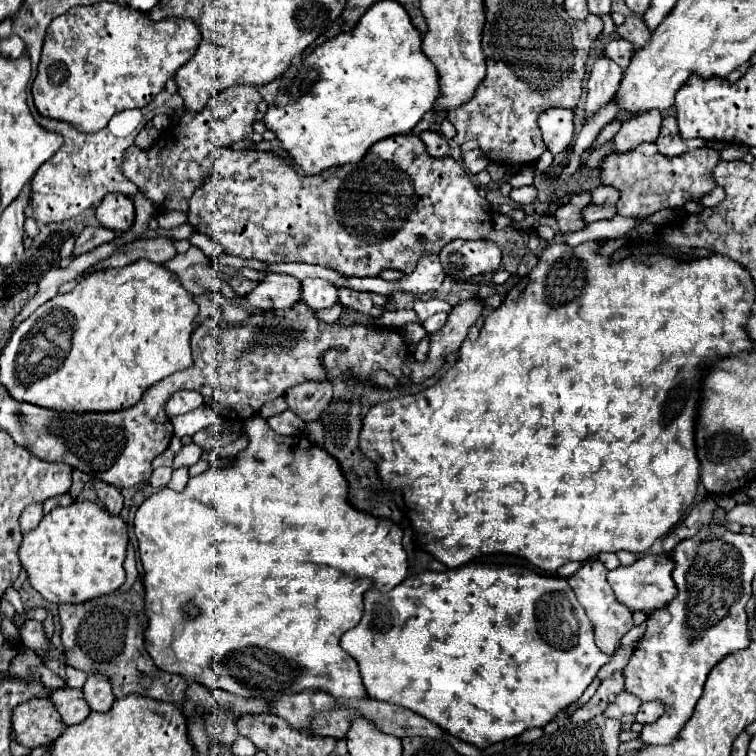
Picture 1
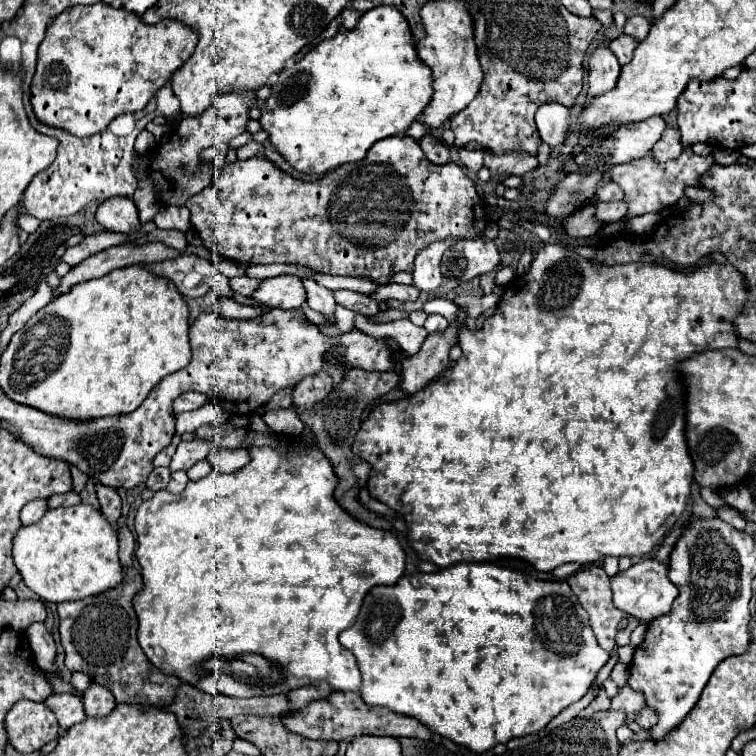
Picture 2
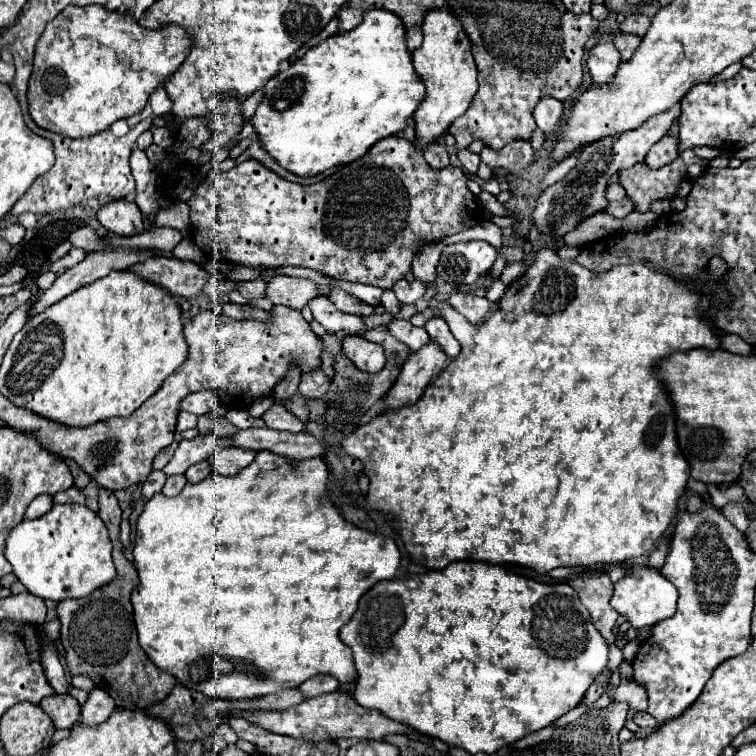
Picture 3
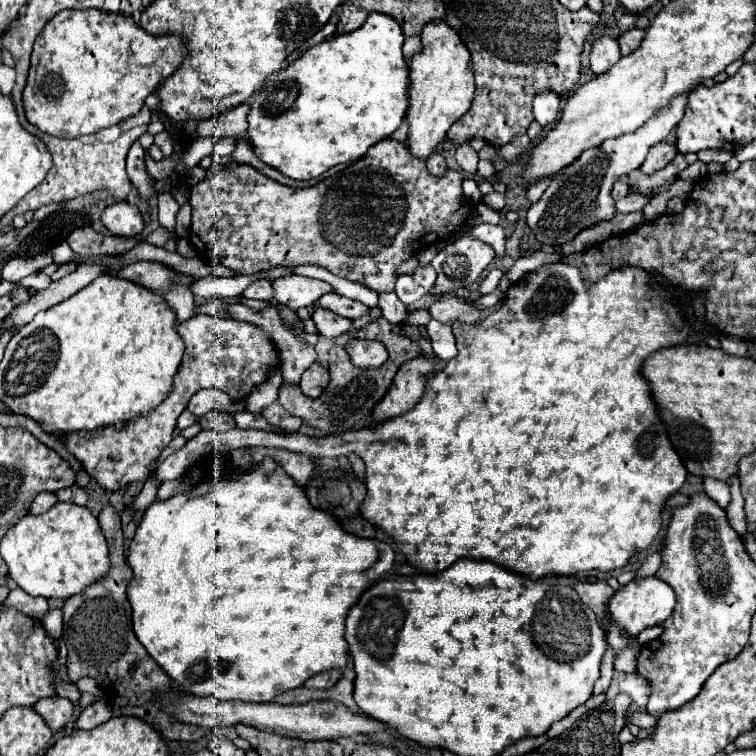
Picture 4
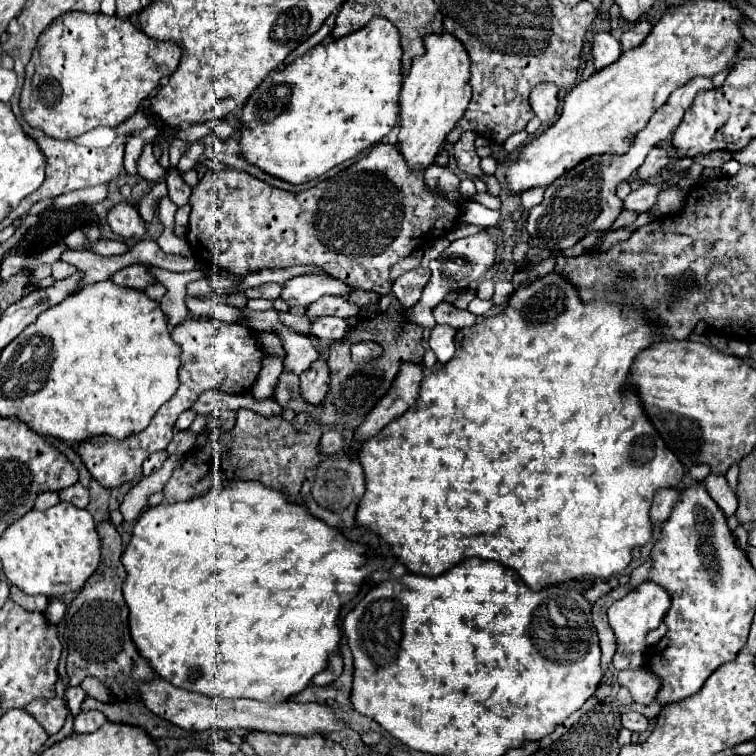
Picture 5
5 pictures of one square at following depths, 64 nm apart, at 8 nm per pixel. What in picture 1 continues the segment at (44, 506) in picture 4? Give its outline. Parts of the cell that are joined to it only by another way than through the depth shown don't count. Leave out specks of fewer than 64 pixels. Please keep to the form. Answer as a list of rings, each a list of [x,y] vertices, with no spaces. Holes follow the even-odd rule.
[[[28,504],[28,508],[24,508],[22,516],[20,516],[20,528],[22,532],[30,532],[38,526],[38,522],[42,520],[44,512],[42,512],[42,504]]]

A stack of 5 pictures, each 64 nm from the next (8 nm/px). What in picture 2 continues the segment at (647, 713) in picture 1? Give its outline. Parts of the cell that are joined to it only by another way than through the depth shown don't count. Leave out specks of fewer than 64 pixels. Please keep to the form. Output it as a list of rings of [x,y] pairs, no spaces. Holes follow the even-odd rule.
[[[642,708],[638,714],[636,714],[636,722],[644,728],[644,730],[648,730],[648,728],[652,728],[652,724],[656,724],[656,712],[652,710],[652,708]]]

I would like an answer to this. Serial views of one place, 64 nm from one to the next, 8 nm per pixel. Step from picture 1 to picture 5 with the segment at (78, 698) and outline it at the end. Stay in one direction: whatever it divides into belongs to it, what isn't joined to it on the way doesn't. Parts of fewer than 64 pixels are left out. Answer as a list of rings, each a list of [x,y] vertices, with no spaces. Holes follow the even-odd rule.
[[[40,698],[40,700],[30,702],[24,710],[28,710],[28,714],[32,714],[50,736],[56,734],[64,726],[66,712],[68,712],[66,702],[60,698],[52,698],[52,700]]]

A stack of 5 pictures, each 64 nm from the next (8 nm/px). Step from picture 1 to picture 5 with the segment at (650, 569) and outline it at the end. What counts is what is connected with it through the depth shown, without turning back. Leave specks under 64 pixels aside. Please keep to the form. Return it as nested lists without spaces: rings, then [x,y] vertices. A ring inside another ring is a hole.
[[[642,582],[634,592],[626,594],[622,600],[614,602],[608,608],[608,626],[612,628],[612,632],[616,636],[616,654],[612,660],[616,670],[644,666],[644,656],[646,656],[646,648],[648,648],[646,634],[660,626],[668,608],[670,608],[668,592],[652,582]]]

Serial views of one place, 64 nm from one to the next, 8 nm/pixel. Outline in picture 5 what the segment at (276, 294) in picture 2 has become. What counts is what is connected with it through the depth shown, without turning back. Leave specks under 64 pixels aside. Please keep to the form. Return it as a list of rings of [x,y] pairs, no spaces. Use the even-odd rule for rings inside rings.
[[[304,274],[288,280],[282,290],[282,298],[290,306],[310,306],[320,296],[346,296],[350,294],[350,286],[344,284],[338,278],[332,276],[320,276],[320,274]]]

